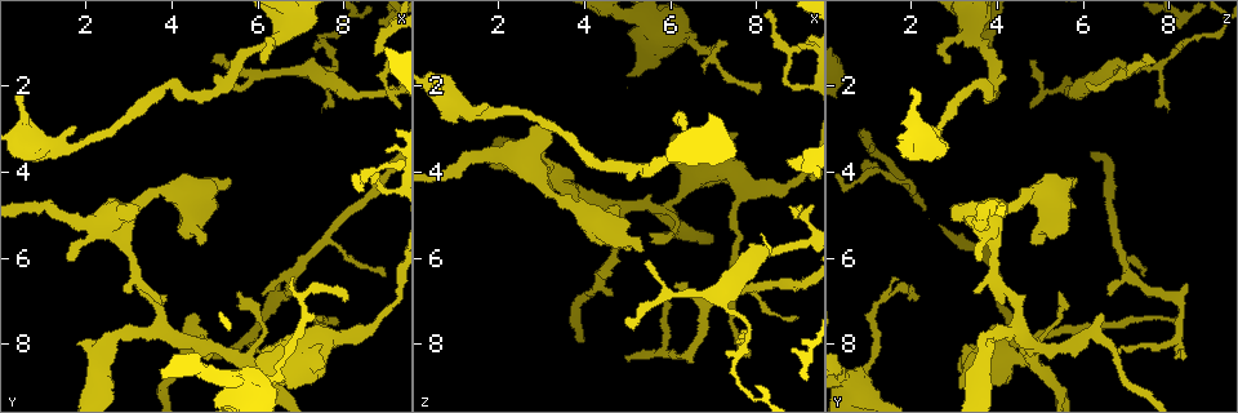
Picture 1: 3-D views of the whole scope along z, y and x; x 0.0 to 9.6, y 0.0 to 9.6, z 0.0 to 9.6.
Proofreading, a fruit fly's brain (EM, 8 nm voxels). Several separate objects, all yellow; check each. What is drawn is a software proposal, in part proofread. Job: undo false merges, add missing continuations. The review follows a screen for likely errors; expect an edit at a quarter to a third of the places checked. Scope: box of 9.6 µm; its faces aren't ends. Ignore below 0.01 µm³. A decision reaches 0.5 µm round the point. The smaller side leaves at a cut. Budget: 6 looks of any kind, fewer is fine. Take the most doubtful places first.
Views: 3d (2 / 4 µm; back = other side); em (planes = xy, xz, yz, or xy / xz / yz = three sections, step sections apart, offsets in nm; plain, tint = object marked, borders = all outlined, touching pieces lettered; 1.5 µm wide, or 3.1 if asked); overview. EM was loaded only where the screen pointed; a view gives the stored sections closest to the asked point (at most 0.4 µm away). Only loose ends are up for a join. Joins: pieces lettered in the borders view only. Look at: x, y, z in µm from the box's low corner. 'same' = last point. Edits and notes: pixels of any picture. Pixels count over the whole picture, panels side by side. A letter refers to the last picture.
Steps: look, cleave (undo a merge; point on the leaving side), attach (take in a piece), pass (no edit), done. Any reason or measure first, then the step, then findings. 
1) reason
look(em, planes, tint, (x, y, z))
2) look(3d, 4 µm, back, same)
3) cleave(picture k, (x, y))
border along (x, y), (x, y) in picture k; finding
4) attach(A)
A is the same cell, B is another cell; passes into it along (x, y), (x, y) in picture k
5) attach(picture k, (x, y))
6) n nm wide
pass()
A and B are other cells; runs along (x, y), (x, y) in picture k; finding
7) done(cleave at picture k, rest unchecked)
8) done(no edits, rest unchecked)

tapers out
look(em, yz, step 8, borders, (7.55, 2.55, 8.05))

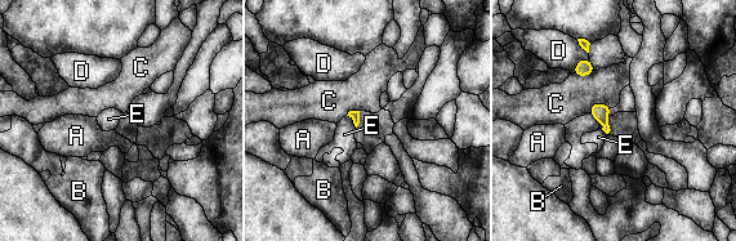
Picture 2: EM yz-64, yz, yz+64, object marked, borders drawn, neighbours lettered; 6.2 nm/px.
pass()
A, B, C, D and E are other cells; border along (347, 115), (356, 126) in picture 2; none of them fits

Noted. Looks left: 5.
look(3d, 4 µm, (4.90, 8.20, 8.25))

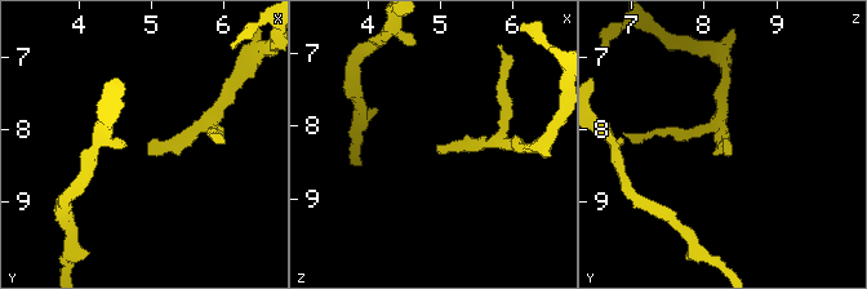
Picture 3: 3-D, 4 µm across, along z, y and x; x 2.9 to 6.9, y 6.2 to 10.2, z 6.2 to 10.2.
need the tissue
look(em, planes, tint, (4.90, 8.25, 8.25))

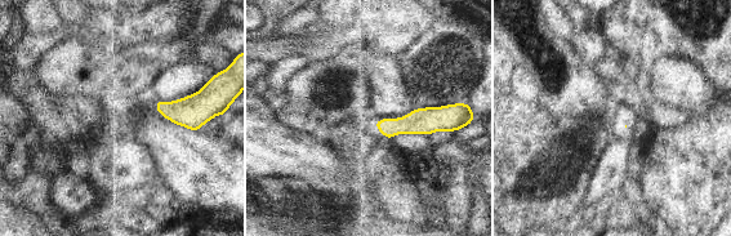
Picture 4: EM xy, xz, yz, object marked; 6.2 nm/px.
what lies round it
look(em, planes, borders, same)

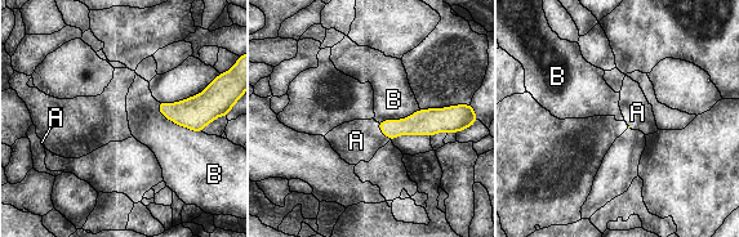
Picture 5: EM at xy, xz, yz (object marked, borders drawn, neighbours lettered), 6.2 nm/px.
attach(A)
A is the same cell, B is another cell; it goes on there

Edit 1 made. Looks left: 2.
done(attach at picture 5, rest unchecked)

